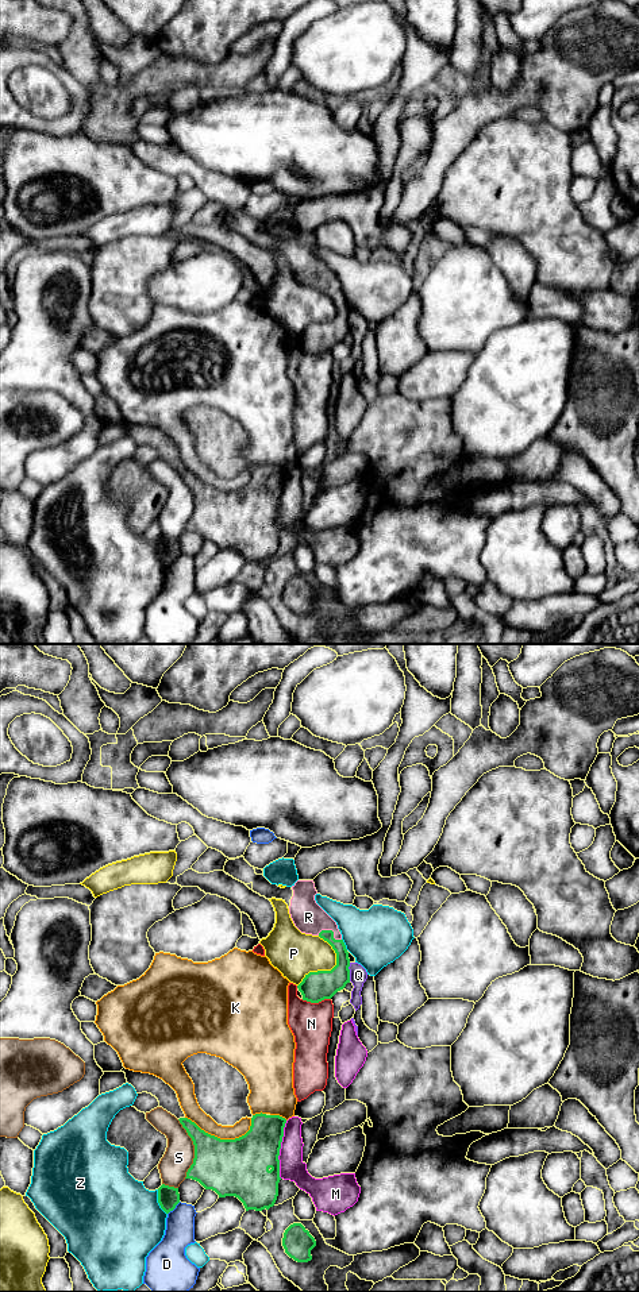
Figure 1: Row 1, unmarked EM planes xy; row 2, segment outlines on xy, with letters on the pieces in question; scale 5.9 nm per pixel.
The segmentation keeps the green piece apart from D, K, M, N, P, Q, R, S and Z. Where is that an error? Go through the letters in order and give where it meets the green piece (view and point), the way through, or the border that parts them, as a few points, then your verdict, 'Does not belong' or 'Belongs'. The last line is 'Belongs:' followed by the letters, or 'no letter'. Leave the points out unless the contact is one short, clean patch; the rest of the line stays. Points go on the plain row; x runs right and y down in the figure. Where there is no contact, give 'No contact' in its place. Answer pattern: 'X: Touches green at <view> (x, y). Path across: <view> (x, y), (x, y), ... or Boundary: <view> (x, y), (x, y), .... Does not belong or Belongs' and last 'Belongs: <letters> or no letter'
D: Touches green at xy (173, 560). Does not belong
K: Touches green at xy (219, 490). Does not belong
M: Touches green at xy (280, 500). Does not belong
N: Touches green at xy (315, 354). Does not belong
P: Touches green at xy (331, 321). Does not belong
Q: Touches green at xy (349, 324). Boundary: xy (350, 315), (349, 332). Does not belong
R: Touches green at xy (331, 282). Path across: xy (341, 323), (341, 301), (331, 282), (308, 269). Belongs
S: Touches green at xy (195, 501). Does not belong
Z: Touches green at xy (158, 554). Does not belong
Belongs: R

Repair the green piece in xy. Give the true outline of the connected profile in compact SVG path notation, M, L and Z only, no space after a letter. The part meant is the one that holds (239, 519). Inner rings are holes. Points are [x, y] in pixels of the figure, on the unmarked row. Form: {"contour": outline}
{"contour": "M255 466L250 482L235 491L220 491L201 482L188 470L178 471L195 497L193 516L185 531L199 533L205 541L215 543L219 549L238 549L246 563L269 562L278 548L280 501L286 471L280 467Z"}

